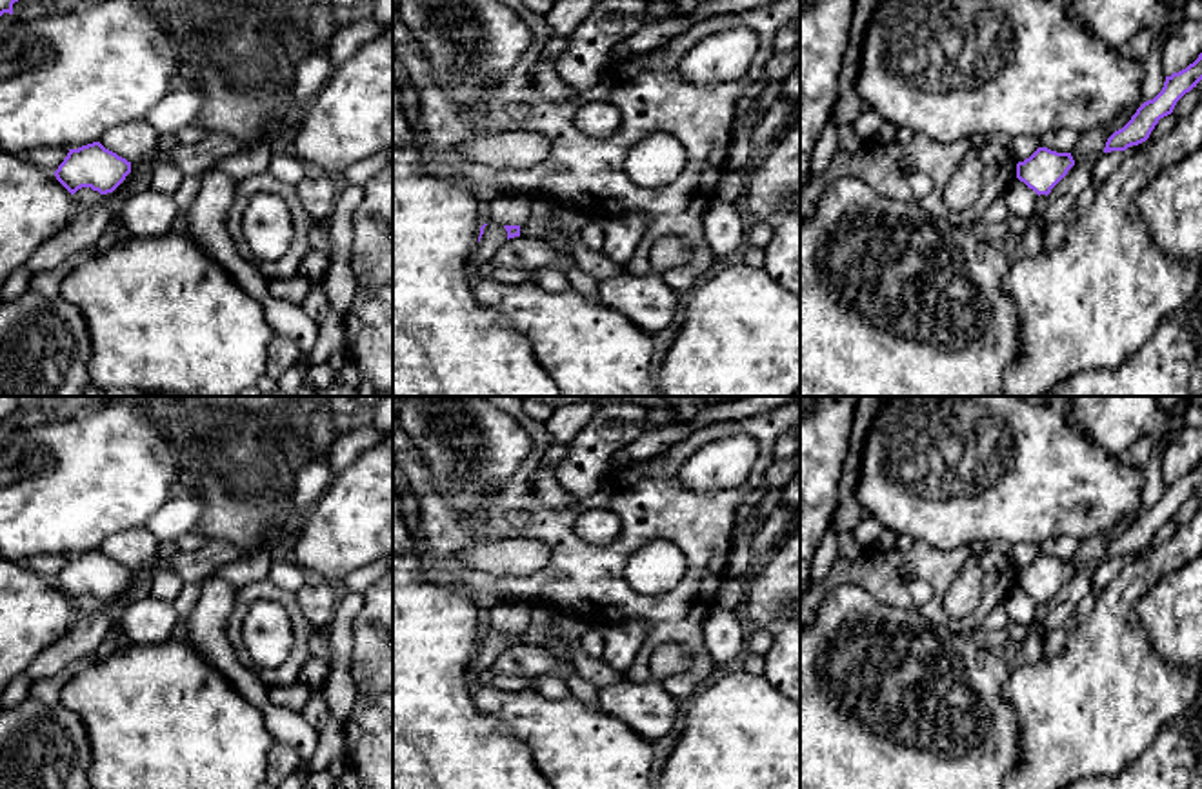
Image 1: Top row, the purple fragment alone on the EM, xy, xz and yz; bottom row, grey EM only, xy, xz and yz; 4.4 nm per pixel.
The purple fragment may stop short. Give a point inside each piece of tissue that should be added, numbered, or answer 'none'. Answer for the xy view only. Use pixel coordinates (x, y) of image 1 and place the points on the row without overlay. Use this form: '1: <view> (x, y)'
none

